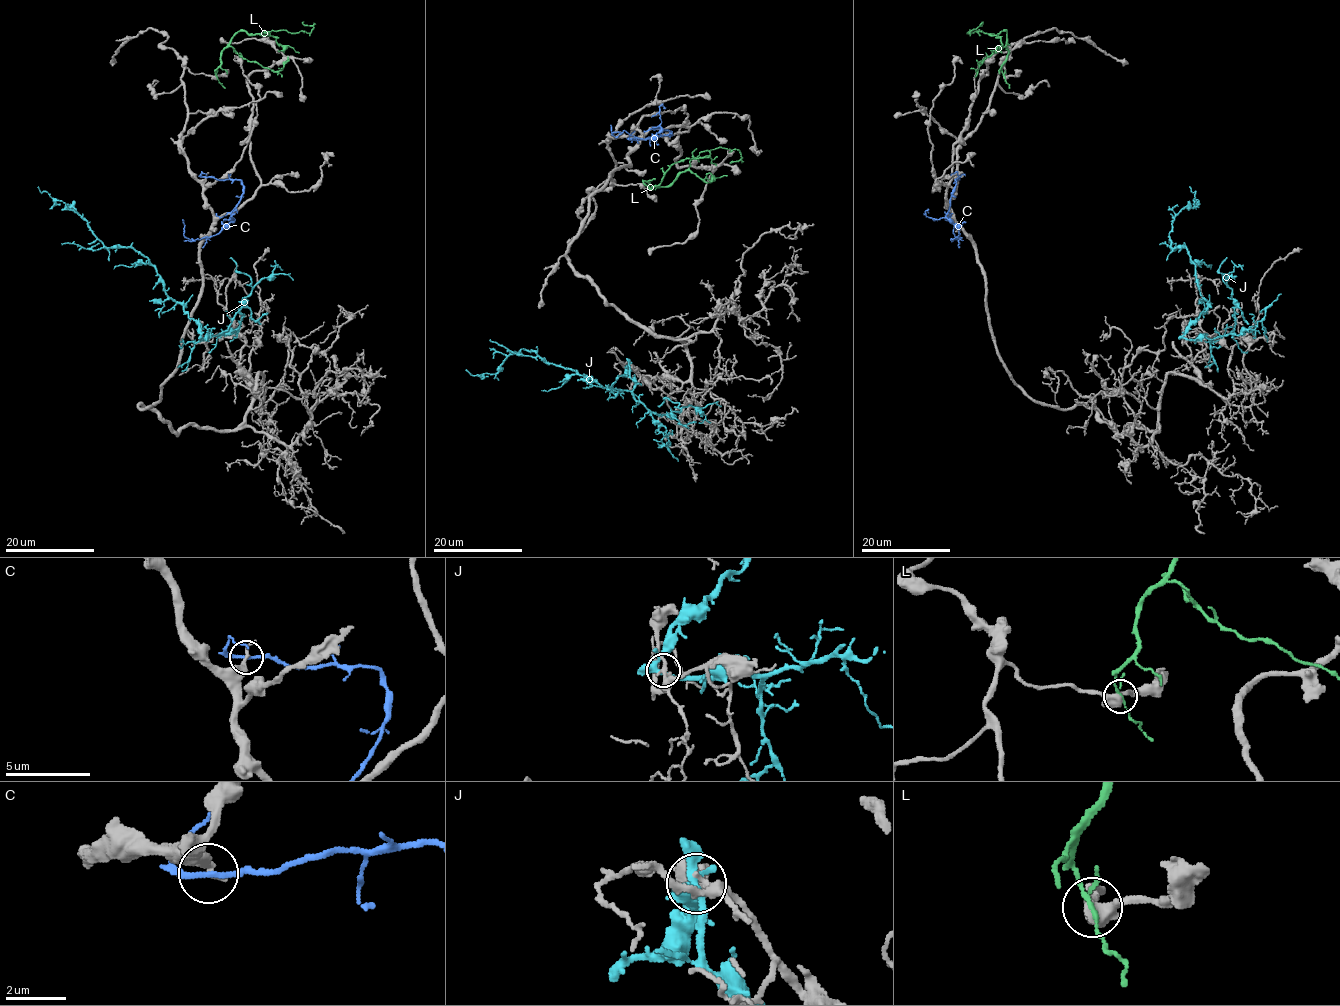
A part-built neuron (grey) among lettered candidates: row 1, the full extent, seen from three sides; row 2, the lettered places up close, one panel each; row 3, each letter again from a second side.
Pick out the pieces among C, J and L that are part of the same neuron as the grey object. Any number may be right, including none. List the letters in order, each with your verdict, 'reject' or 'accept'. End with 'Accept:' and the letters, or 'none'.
C: reject
J: reject
L: reject
Accept: none

